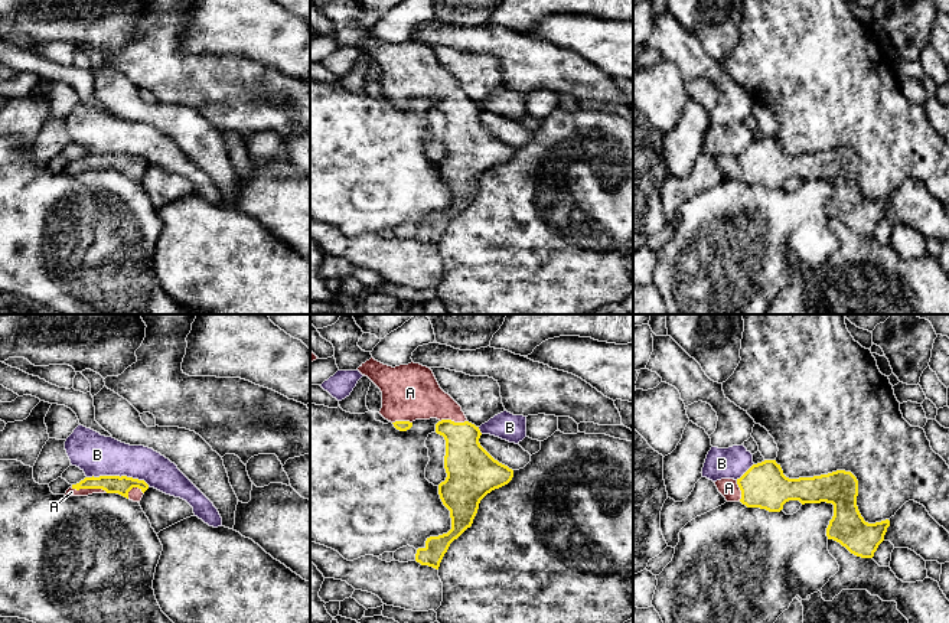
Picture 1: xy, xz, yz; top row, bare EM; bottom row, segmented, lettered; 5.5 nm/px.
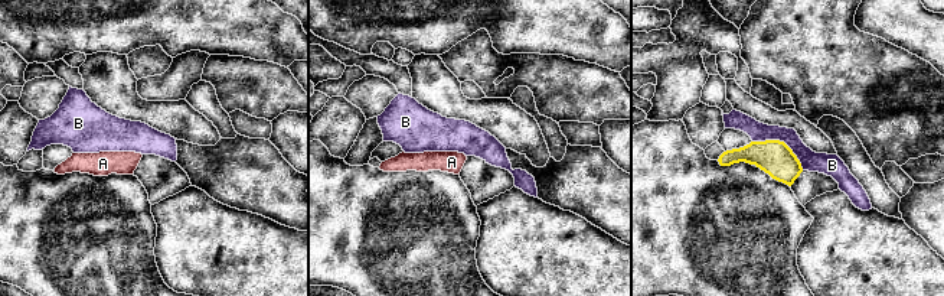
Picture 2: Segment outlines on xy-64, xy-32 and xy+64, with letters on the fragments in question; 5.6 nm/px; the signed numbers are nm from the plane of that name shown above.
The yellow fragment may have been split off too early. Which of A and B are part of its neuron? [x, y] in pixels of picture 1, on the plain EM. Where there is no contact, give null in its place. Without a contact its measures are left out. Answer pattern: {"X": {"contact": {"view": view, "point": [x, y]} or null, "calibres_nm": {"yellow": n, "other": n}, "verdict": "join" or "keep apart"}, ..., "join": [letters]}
{"A": {"contact": {"view": "xy", "point": [90, 165]}, "calibres_nm": {"yellow": 100, "other": 50}, "verdict": "join"}, "B": {"contact": {"view": "xy", "point": [118, 153]}, "calibres_nm": {"yellow": 100, "other": 220}, "verdict": "keep apart"}, "join": ["A"]}

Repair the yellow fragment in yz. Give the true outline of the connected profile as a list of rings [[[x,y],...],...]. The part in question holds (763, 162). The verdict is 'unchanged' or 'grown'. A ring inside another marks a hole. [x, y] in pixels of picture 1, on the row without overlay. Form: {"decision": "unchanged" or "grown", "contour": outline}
{"decision": "grown", "contour": [[[764,137],[753,141],[740,156],[721,156],[714,159],[718,169],[727,179],[741,179],[747,185],[760,185],[769,189],[780,189],[789,177],[805,180],[832,180],[834,193],[826,205],[828,216],[834,216],[845,224],[851,231],[861,235],[873,235],[878,222],[884,218],[890,198],[868,200],[861,193],[857,183],[858,157],[851,149],[837,147],[813,154],[789,156],[783,151],[776,137]]]}

